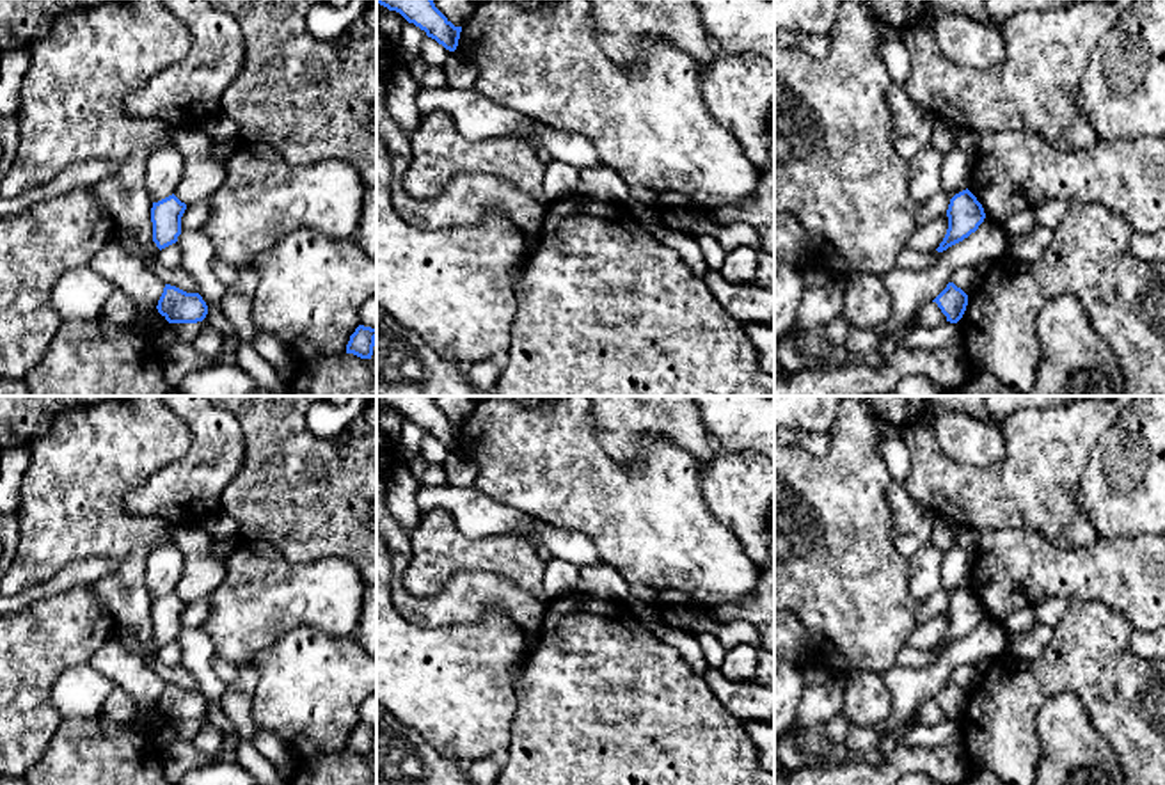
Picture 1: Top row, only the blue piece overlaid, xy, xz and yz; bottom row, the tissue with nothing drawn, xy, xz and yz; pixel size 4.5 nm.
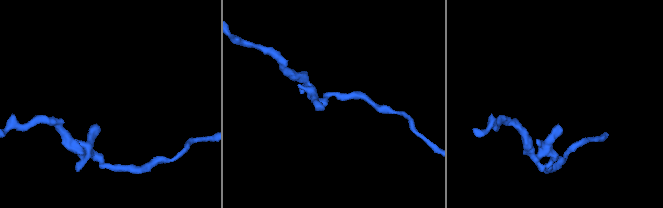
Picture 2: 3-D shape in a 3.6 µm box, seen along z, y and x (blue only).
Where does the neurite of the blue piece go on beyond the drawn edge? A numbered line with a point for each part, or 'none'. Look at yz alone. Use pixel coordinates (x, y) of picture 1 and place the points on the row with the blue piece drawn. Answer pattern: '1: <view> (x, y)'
none

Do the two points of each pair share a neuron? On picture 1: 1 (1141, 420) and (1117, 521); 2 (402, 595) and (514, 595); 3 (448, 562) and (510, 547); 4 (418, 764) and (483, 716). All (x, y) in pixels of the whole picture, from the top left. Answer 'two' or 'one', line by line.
1: one
2: one
3: one
4: two

